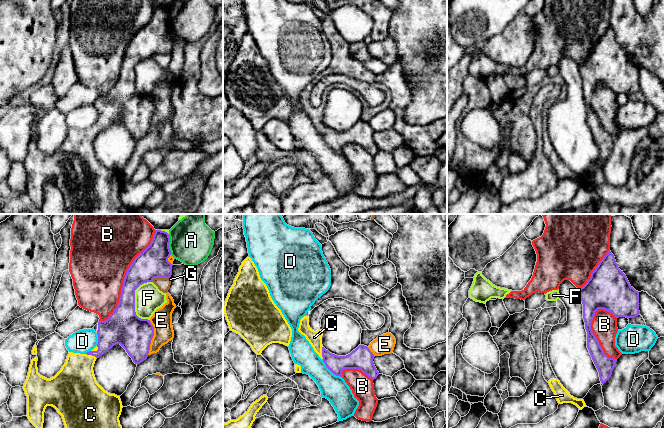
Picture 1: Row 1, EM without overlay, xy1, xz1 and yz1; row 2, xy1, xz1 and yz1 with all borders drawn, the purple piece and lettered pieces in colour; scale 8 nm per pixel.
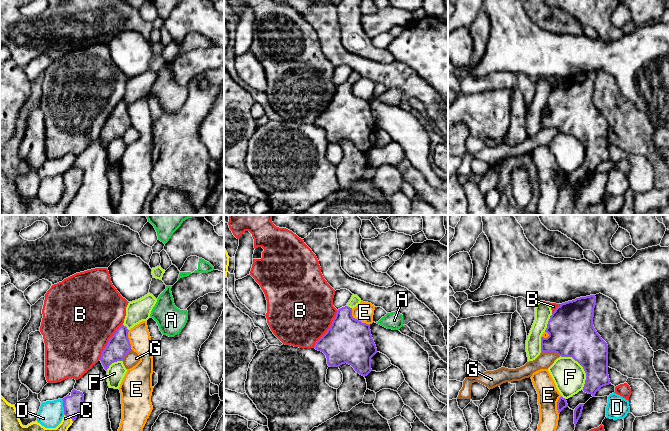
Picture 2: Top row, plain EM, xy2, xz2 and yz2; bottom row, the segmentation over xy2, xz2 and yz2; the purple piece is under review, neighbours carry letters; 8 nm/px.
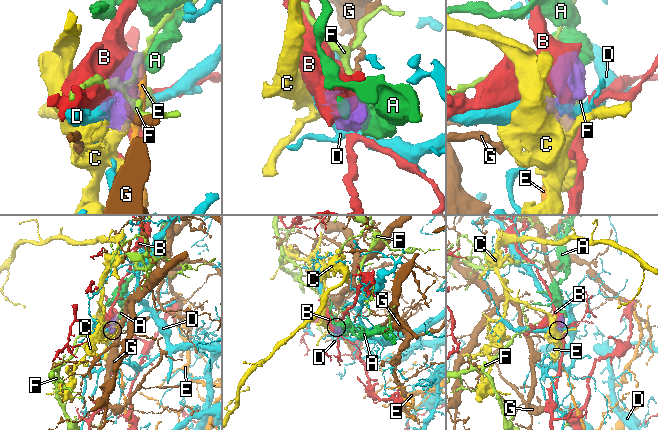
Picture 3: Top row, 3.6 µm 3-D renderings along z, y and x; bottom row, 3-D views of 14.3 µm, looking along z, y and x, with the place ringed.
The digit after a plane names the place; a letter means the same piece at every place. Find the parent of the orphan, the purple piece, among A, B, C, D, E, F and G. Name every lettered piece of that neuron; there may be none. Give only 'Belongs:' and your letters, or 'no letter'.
Belongs: C

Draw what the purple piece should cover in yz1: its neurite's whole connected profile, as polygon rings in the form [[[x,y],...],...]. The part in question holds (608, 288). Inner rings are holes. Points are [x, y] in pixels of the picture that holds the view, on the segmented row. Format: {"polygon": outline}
{"polygon": [[[609,250],[591,273],[587,283],[579,288],[583,304],[583,319],[587,332],[587,348],[604,384],[612,375],[617,359],[604,354],[599,341],[591,330],[595,312],[604,309],[616,318],[635,318],[639,311],[639,292],[629,283]]]}

